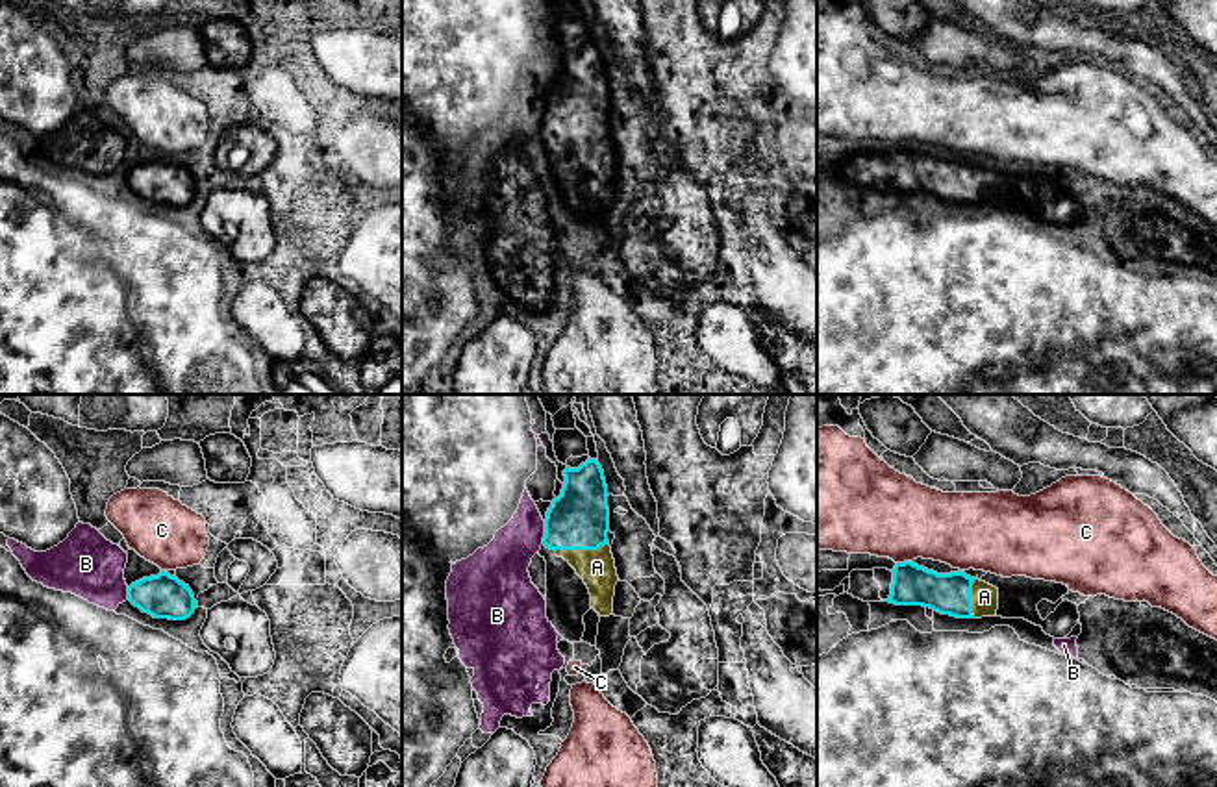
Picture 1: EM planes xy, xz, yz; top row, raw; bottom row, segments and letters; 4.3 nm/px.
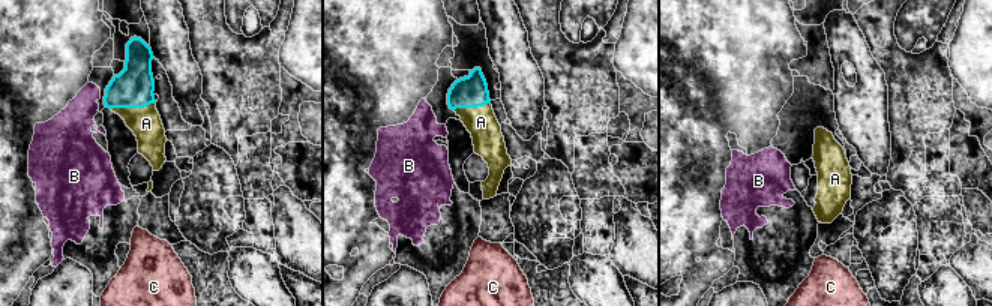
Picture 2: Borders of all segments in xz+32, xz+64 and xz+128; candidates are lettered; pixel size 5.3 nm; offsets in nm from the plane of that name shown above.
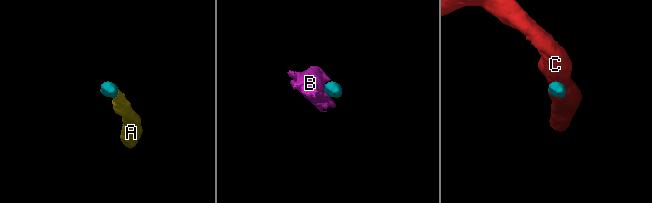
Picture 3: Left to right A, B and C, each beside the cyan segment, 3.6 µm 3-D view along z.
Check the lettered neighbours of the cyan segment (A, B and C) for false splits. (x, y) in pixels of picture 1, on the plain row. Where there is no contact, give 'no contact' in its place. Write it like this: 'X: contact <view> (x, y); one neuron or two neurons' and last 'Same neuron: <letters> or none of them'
A: contact xz (580, 134); one neuron
B: contact xz (545, 117); two neurons
C: contact yz (904, 147); two neurons
Same neuron: A

